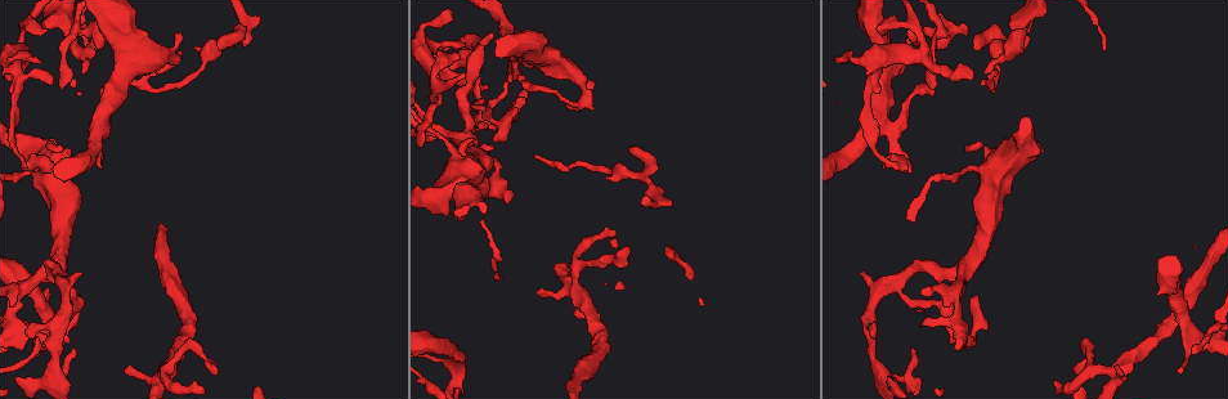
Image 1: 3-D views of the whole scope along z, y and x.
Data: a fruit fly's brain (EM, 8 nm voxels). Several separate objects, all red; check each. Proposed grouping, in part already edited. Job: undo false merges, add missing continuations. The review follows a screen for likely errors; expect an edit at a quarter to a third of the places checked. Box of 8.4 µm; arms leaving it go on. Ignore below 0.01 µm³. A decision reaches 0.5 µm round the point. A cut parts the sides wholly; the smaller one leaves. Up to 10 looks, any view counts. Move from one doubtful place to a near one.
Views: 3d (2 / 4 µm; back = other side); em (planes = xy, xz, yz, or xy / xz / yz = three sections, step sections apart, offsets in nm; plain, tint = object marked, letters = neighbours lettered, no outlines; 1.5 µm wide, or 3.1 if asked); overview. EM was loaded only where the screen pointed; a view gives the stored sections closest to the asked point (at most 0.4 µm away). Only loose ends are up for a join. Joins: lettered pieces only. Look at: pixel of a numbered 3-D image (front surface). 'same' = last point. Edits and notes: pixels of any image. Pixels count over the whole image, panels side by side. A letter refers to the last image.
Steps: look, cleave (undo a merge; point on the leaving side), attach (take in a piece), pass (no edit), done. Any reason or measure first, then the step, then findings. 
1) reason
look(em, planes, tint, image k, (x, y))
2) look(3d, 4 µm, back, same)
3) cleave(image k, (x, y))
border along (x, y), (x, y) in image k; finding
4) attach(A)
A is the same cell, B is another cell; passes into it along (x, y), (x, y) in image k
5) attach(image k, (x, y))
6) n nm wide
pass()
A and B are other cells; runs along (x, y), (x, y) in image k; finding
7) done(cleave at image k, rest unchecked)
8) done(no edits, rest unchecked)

free end
look(3d, 2 µm, image 1, (49, 82))

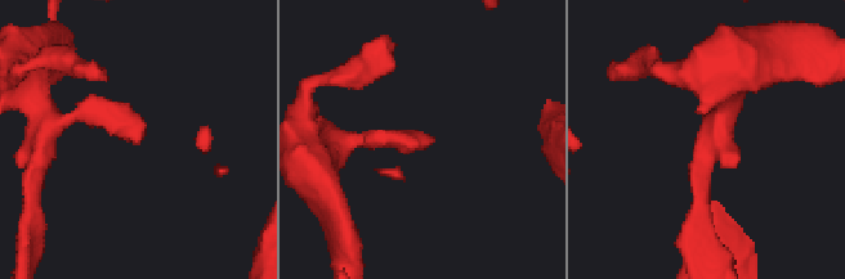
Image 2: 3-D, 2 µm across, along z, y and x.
look(em, planes, letters, image 2, (142, 132))

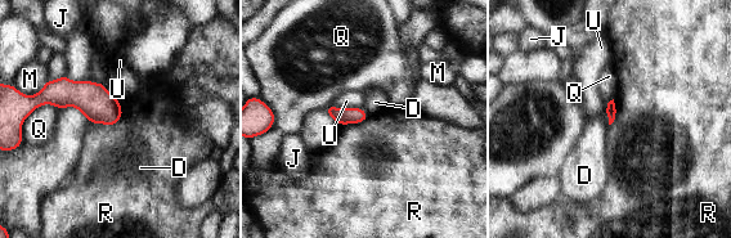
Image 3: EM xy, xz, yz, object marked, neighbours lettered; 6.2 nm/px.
R touches over 200 nm
pass()
D, J, M, Q, R and U are other cells; no lettered piece goes on from it

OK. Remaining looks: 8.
thin end
look(3d, 2 µm, image 1, (524, 82))

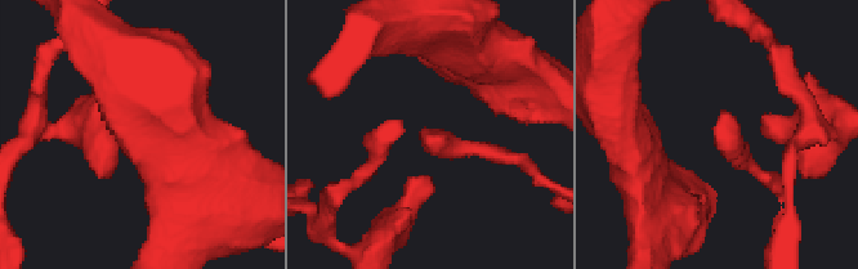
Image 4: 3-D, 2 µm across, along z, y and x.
shape alone is not enough
look(em, planes, letters, image 4, (720, 114))

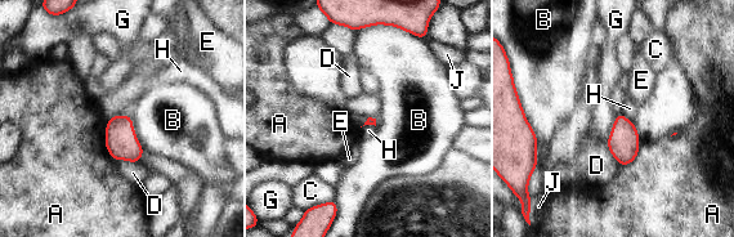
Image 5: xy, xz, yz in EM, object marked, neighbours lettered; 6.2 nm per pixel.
pass()
A, B, C, D, E, G, H and J are other cells; border along (617, 115), (607, 142) in image 5; no lettered piece goes on from it

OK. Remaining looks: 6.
an open end
look(3d, 2 µm, back, image 1, (473, 141))

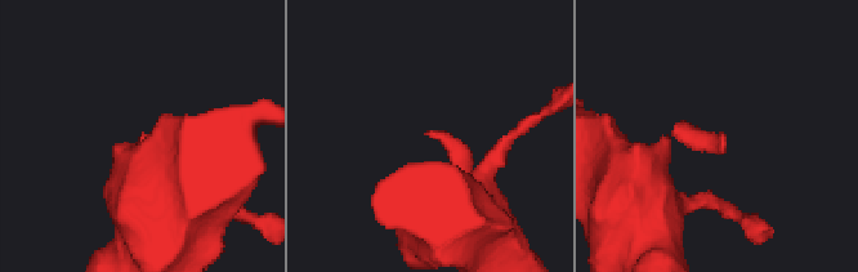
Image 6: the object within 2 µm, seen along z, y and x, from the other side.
look(em, planes, letters, image 6, (425, 134))

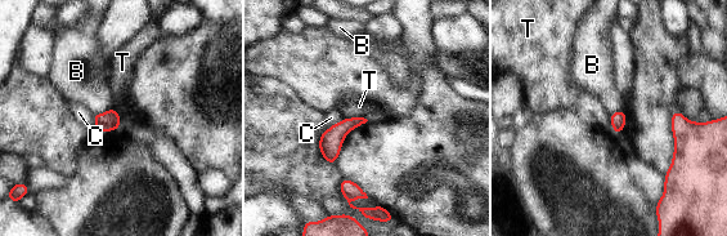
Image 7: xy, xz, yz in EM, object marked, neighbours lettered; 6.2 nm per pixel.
pass()
B, C and T are other cells; border along (344, 118), (364, 118), (367, 120) in image 7; none of them fits

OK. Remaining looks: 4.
arms part here
look(3d, 2 µm, image 1, (21, 290))

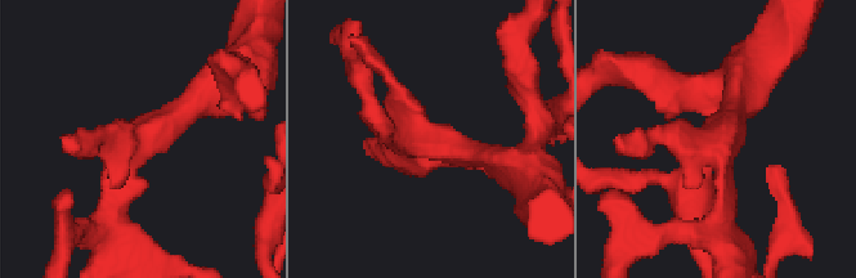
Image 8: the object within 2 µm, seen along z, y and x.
3 arms; shape alone is not enough
look(em, planes, letters, image 8, (136, 147))

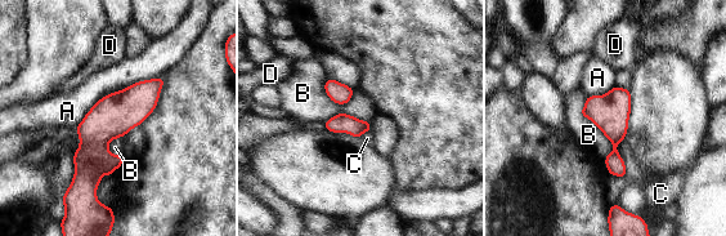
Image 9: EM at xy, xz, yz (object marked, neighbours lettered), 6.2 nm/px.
pass()
A, B, C and D are other cells; runs along (158, 80), (93, 145), (86, 192) in image 9; one cell here

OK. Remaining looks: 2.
done(no edits, rest unchecked)

